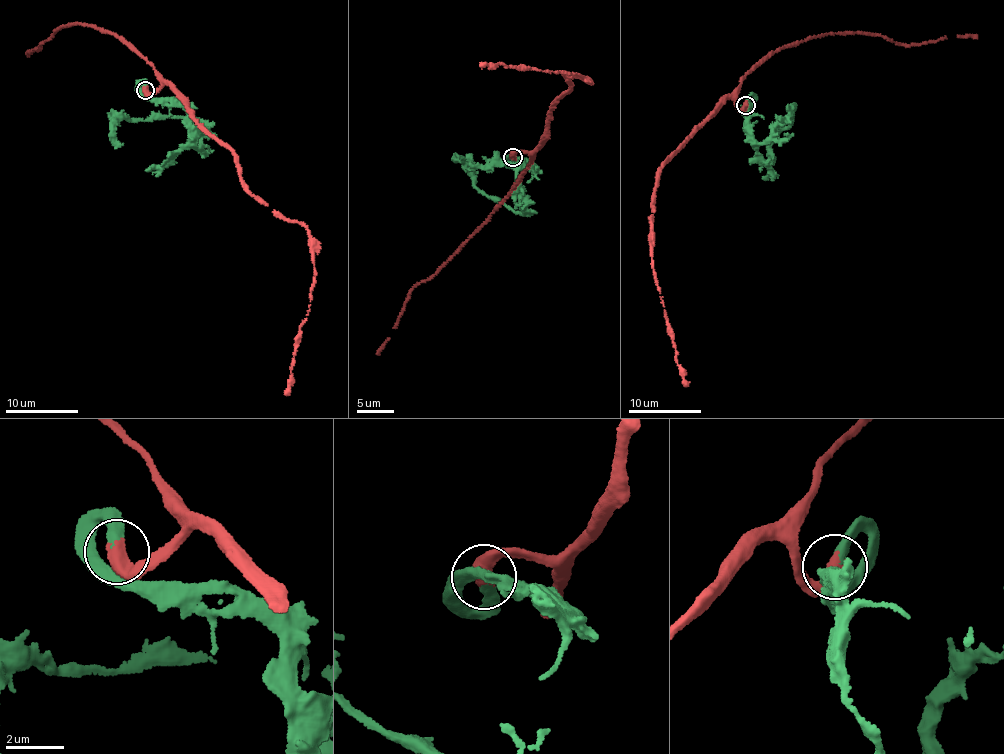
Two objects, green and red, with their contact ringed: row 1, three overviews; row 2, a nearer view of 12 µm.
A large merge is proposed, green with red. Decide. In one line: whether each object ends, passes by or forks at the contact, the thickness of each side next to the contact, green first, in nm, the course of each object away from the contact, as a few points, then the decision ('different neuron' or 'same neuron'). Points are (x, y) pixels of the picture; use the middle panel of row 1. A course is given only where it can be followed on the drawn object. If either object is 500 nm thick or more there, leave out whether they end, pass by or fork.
380/550 nm | green via (512, 158), (510, 166), (512, 157), (533, 167), (524, 162), (517, 178), (523, 212), (489, 198), (451, 158) | red via (512, 158), (538, 148), (550, 110), (570, 87), (566, 72), (590, 82), (566, 71), (480, 66) | same neuron

